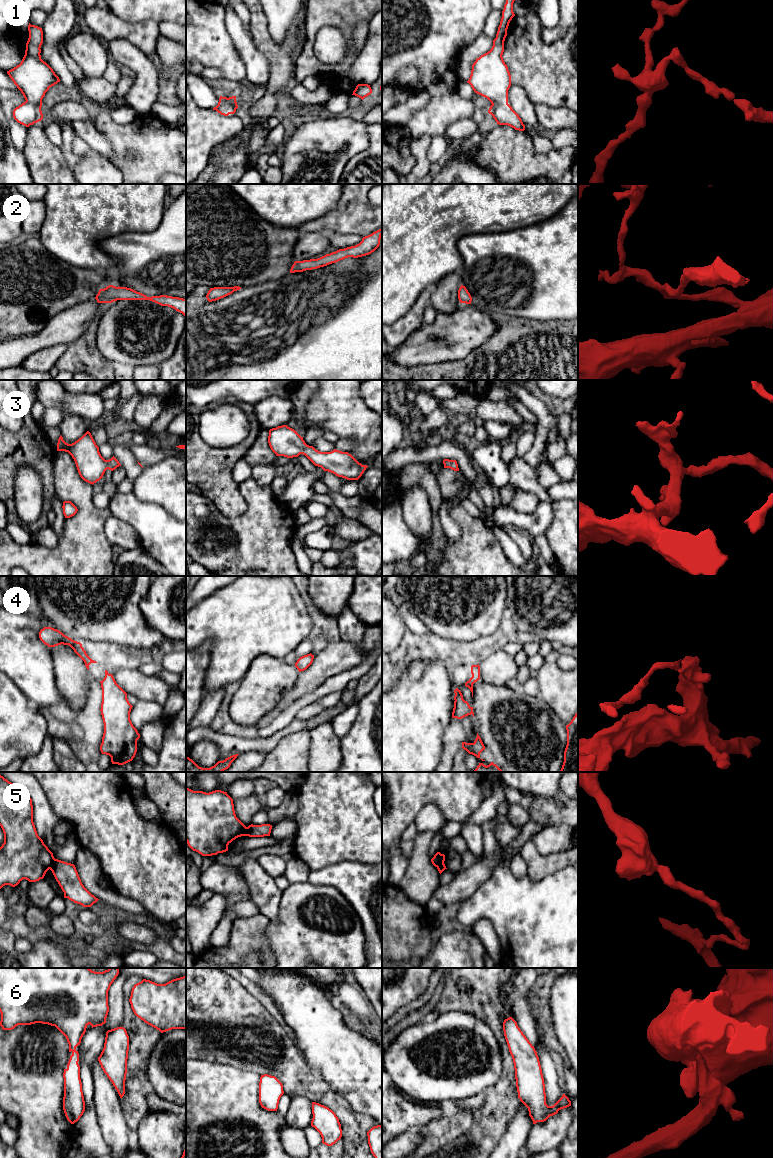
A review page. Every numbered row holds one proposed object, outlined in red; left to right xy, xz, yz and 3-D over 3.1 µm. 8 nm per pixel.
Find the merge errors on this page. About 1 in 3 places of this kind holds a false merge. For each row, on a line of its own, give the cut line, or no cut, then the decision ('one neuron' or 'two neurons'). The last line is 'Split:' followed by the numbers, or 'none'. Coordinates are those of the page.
1: no cut | one neuron
2: no cut | one neuron
3: no cut | one neuron
4: yz (468, 681), (473, 683) | two neurons
5: xy (55, 859), (49, 868) | two neurons
6: no cut | one neuron
Split: 4, 5

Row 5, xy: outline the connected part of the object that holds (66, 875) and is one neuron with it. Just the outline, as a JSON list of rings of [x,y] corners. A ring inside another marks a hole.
[[[55,859],[50,870],[64,892],[64,898],[83,907],[91,907],[99,900],[84,887],[74,864]]]

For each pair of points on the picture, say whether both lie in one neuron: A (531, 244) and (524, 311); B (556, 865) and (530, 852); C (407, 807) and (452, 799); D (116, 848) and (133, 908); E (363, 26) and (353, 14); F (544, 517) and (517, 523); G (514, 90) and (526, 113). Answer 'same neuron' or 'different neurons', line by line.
A: same neuron
B: same neuron
C: same neuron
D: different neurons
E: different neurons
F: same neuron
G: same neuron

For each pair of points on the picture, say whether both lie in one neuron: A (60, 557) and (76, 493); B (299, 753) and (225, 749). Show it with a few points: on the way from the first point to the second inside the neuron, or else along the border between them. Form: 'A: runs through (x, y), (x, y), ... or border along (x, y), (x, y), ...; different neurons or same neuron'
A: runs through (76, 541), (83, 534), (83, 509); same neuron
B: border along (287, 735), (266, 754); different neurons

